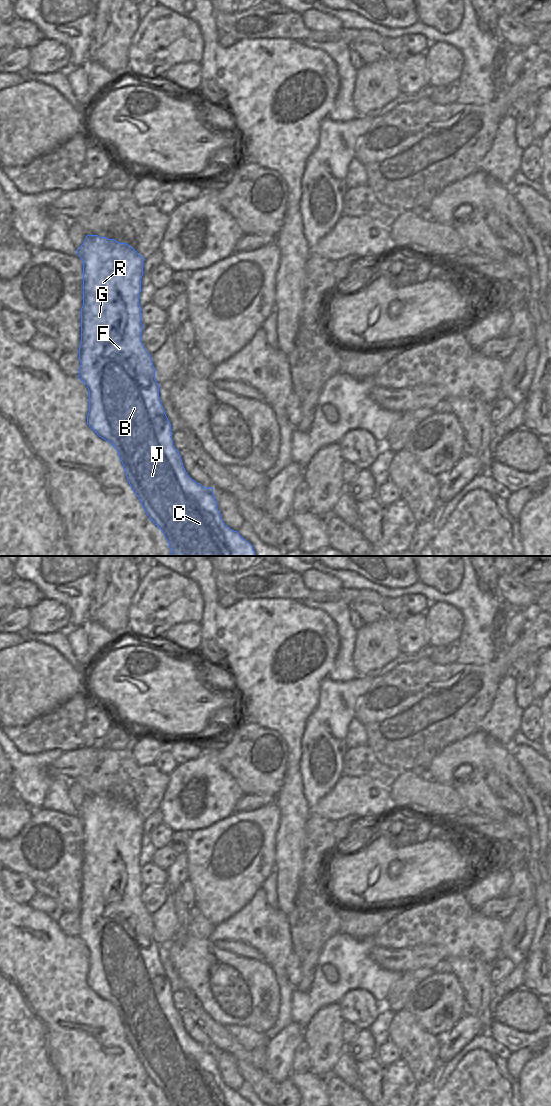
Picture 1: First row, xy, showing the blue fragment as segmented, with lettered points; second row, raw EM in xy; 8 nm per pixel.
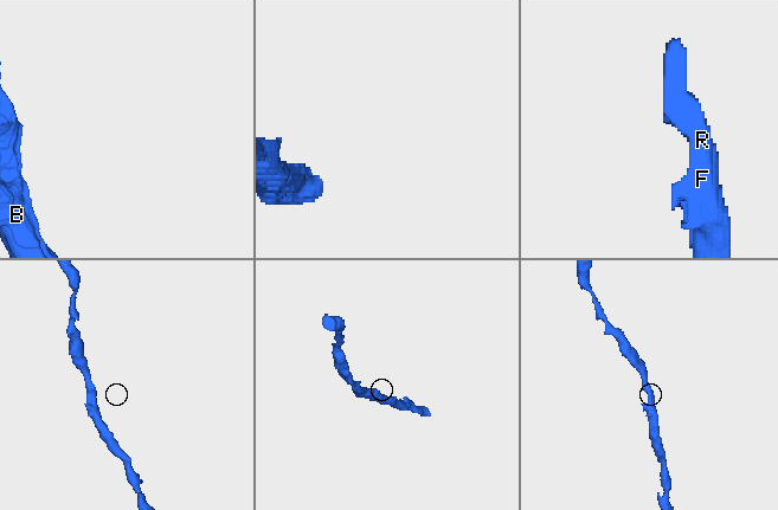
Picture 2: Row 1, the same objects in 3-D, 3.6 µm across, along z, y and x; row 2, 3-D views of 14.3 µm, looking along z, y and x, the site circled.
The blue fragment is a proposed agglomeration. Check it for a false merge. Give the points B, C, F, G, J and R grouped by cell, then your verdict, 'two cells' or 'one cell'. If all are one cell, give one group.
B C F G J R; one cell

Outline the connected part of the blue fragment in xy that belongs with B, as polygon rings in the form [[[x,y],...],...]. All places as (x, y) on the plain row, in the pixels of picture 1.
[[[87,795],[83,804],[77,809],[77,815],[83,822],[83,866],[81,868],[81,904],[79,906],[81,926],[77,937],[89,950],[87,984],[99,997],[108,1001],[117,1010],[131,1048],[139,1058],[151,1081],[163,1092],[169,1106],[252,1106],[237,1091],[230,1089],[223,1082],[217,1068],[213,1048],[206,1048],[200,1045],[187,1034],[179,1011],[173,1006],[171,984],[159,958],[159,944],[155,940],[155,928],[151,915],[145,910],[141,902],[141,892],[144,885],[141,882],[139,854],[141,852],[141,838],[145,819],[130,805],[98,795]]]

